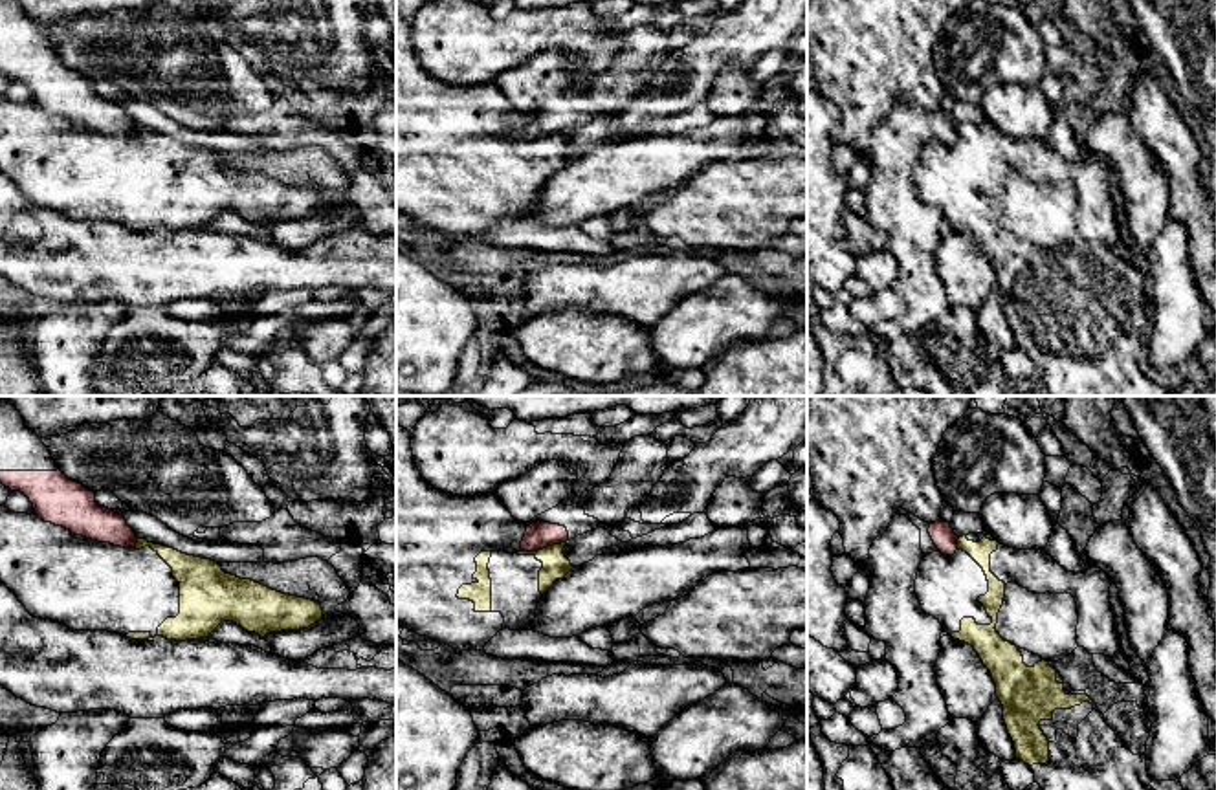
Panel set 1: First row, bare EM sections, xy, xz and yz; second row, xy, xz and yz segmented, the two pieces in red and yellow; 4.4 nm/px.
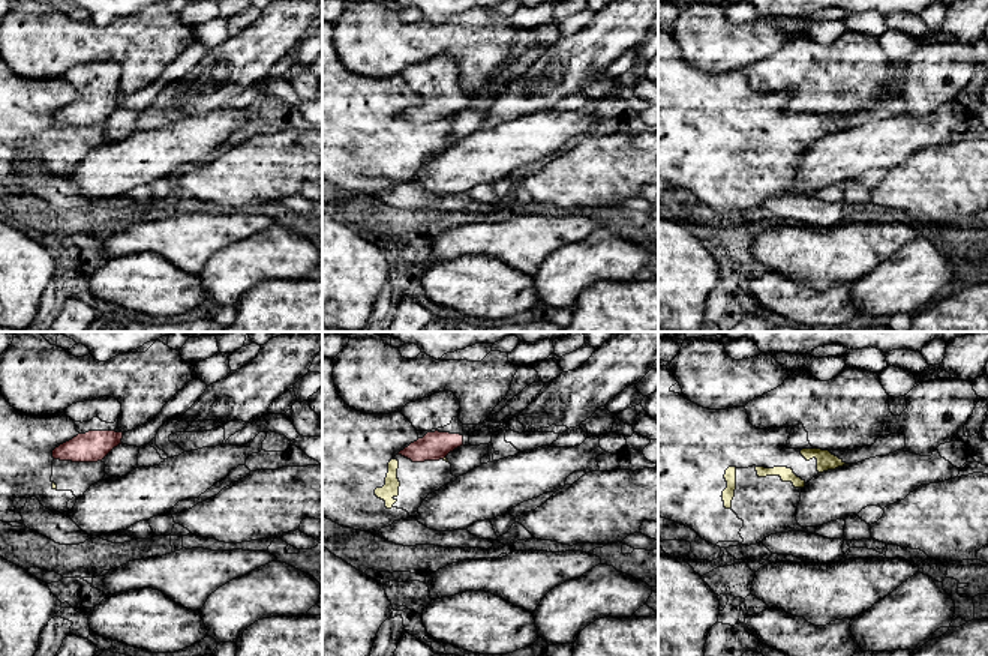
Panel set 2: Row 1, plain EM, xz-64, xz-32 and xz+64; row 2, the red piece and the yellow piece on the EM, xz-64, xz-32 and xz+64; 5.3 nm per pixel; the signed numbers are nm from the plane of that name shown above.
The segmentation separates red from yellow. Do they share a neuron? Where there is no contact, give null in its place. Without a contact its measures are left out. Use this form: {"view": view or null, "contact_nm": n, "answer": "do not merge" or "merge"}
{"view": "xz", "contact_nm": 200, "answer": "do not merge"}

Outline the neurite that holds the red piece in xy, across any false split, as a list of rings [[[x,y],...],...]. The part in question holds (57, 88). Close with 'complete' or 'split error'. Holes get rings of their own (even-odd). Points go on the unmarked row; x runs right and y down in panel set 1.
[[[0,0],[0,71],[24,82],[44,112],[97,132],[136,137],[139,126],[125,106],[101,97],[94,81],[61,60],[18,0]]]; split error

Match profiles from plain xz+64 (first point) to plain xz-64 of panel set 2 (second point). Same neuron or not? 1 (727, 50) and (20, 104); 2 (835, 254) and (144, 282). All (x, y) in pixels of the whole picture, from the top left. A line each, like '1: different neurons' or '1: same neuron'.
1: different neurons
2: different neurons

